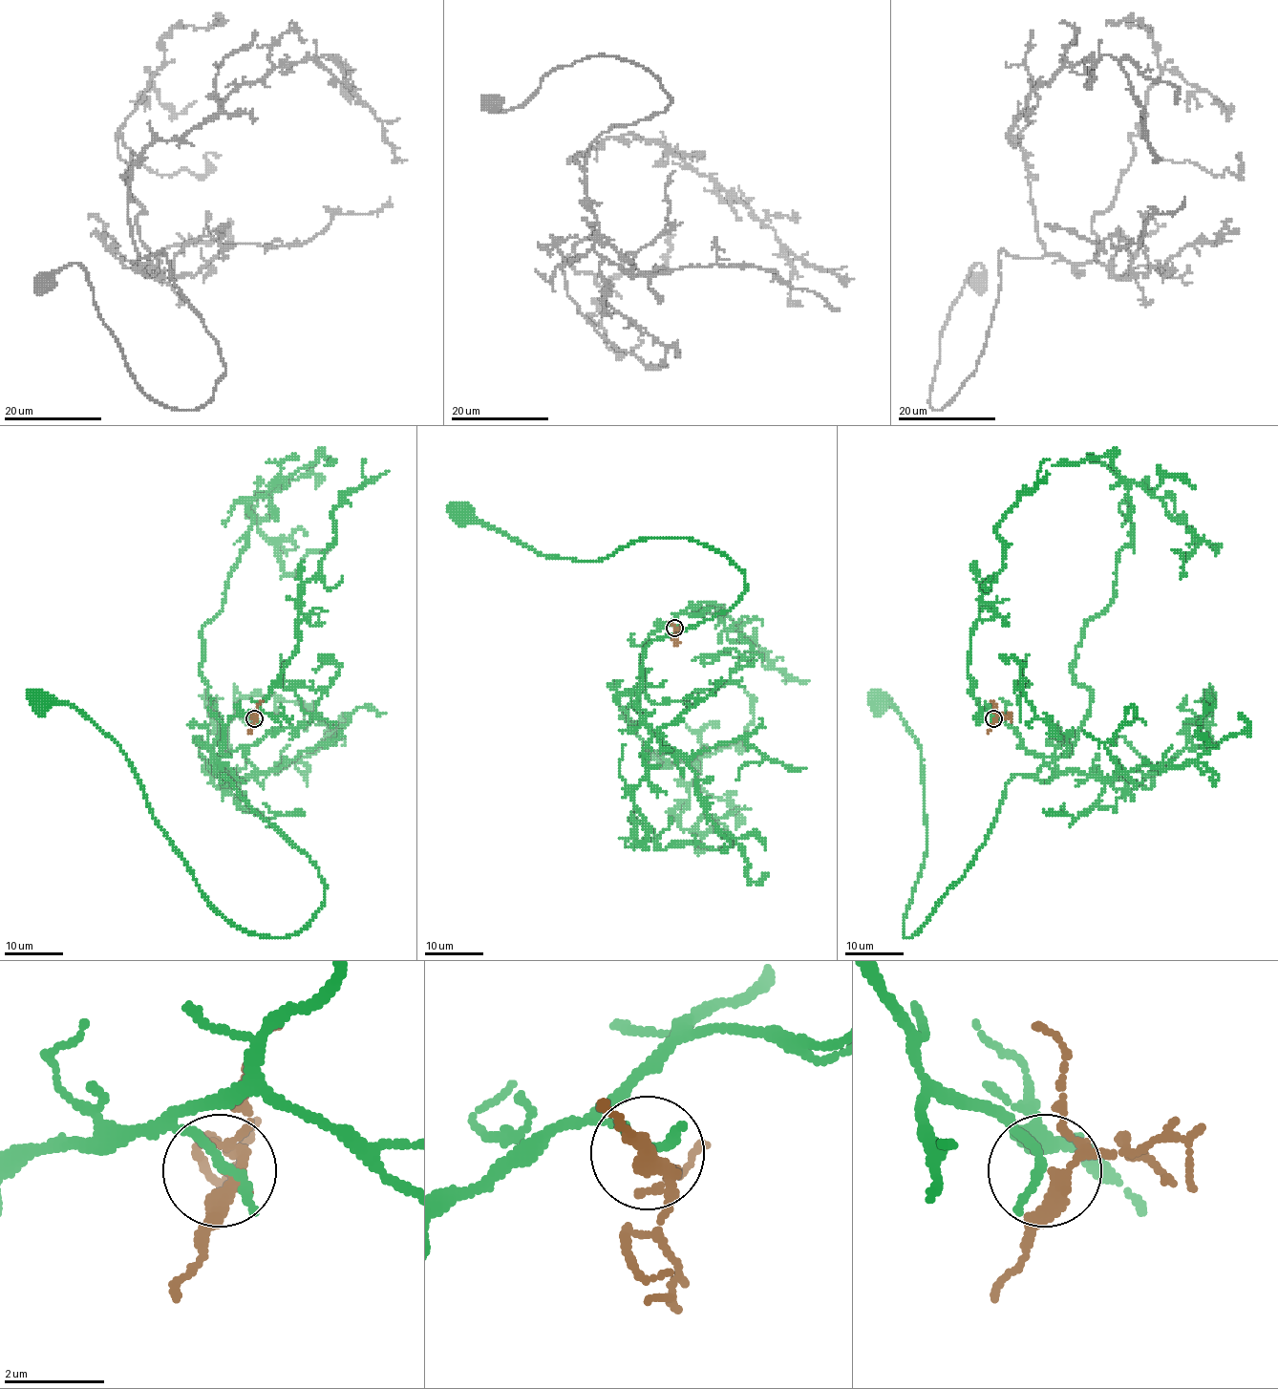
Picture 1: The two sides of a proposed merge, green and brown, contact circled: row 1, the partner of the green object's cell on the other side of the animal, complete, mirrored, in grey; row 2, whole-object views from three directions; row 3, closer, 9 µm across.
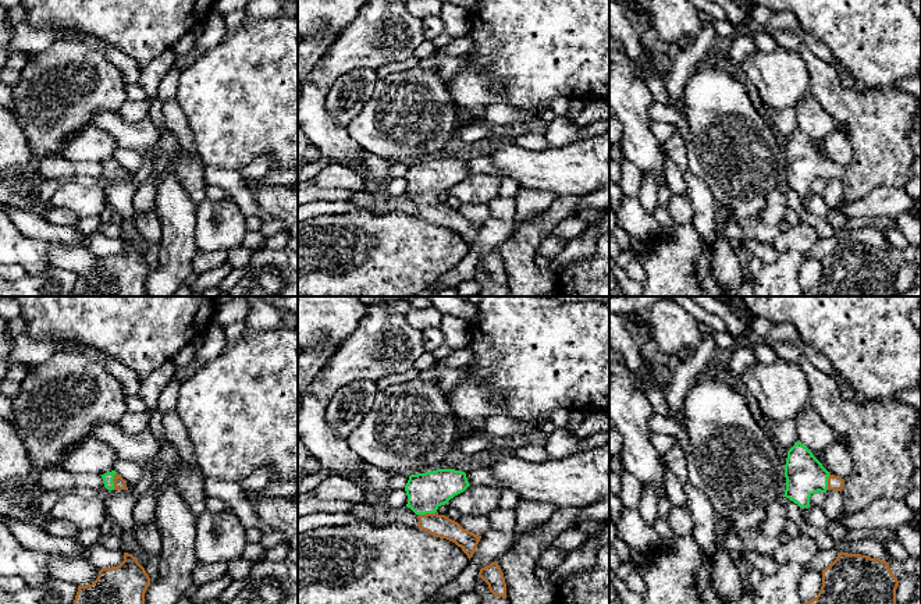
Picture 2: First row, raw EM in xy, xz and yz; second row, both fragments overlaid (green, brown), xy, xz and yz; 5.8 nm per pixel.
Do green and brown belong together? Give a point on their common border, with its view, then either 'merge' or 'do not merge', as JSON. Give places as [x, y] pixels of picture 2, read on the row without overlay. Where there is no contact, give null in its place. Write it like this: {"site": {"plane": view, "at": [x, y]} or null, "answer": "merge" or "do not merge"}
{"site": {"plane": "xy", "at": [111, 169]}, "answer": "merge"}

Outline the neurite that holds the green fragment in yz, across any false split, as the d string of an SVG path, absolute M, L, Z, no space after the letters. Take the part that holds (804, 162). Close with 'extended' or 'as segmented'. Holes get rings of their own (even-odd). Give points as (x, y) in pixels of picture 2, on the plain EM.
M800 129L787 139L785 166L783 184L803 198L810 195L810 185L814 181L826 178L842 181L844 173L842 166L831 163Z; extended

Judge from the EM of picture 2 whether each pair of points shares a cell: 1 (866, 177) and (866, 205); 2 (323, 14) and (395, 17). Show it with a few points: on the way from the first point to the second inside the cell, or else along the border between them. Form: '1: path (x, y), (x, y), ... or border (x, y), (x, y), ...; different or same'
1: border (898, 188), (875, 187), (859, 199), (842, 201); different
2: border (358, 14), (333, 39); different

